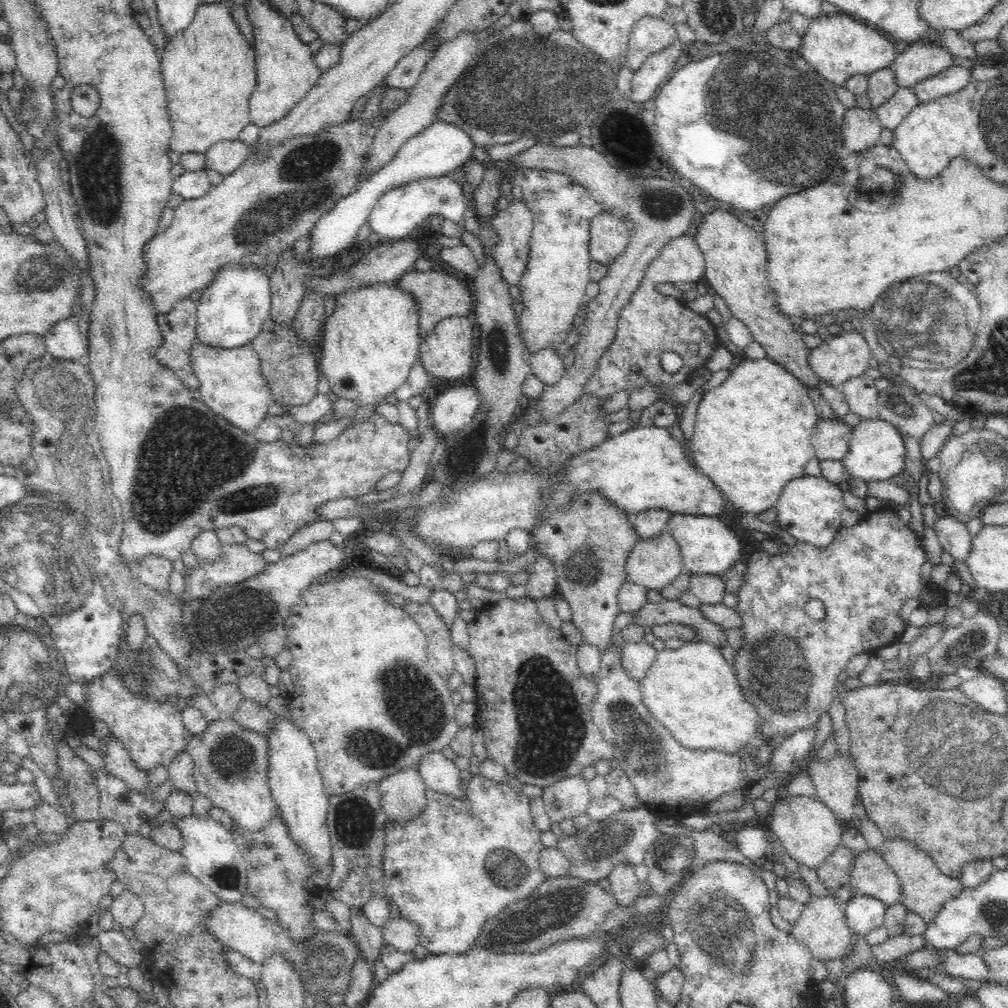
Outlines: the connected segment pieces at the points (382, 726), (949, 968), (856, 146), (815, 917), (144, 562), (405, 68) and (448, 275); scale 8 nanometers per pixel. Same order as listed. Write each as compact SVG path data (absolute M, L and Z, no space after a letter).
M362 572L358 575L342 575L342 578L321 582L318 585L310 584L302 592L300 600L291 606L284 620L284 626L287 628L287 646L293 656L289 669L294 685L289 695L291 718L310 737L317 756L317 769L323 780L323 791L328 797L352 792L360 785L378 782L405 768L418 770L422 756L429 752L442 752L446 746L454 744L455 734L460 730L455 717L457 705L450 699L451 690L448 689L447 680L430 667L426 652L426 635L413 616L410 616L403 607L392 605L383 596L383 591L384 589L362 575Z
M940 950L939 964L949 976L970 978L970 980L988 980L989 970L979 953L958 954L955 950Z
M846 108L842 130L847 154L865 151L876 144L882 128L875 109Z
M812 896L790 933L812 954L813 959L843 959L852 947L854 934L846 925L844 906L833 896Z
M146 555L133 568L138 578L148 585L158 589L160 593L167 593L169 590L168 579L173 567L171 560L162 555Z
M442 20L432 27L426 40L418 47L414 48L414 52L404 56L398 64L388 73L383 84L387 88L402 88L410 90L419 79L420 73L424 70L425 64L436 55L436 50L443 45L444 42L438 41L436 30L439 29Z
M412 269L394 281L400 289L410 291L414 299L418 301L418 320L420 336L424 339L426 335L434 330L434 327L449 316L466 316L472 308L472 294L468 290L471 280L463 277L454 270L446 269L433 270L427 272Z

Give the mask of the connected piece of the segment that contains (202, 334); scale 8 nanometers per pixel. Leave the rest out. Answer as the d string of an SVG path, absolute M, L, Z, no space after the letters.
M228 263L214 275L197 302L196 337L208 347L244 346L258 336L270 308L270 281L264 268L248 263Z

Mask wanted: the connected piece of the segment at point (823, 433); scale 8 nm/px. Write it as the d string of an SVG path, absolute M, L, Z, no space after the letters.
M822 420L814 426L810 442L815 457L822 460L840 460L845 458L853 428L840 420Z

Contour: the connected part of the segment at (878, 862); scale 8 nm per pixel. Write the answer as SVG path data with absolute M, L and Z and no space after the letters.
M870 849L854 857L848 884L855 894L878 898L886 907L894 906L898 902L903 904L904 902L904 899L902 899L902 887L900 887L897 875L886 865L879 852Z

